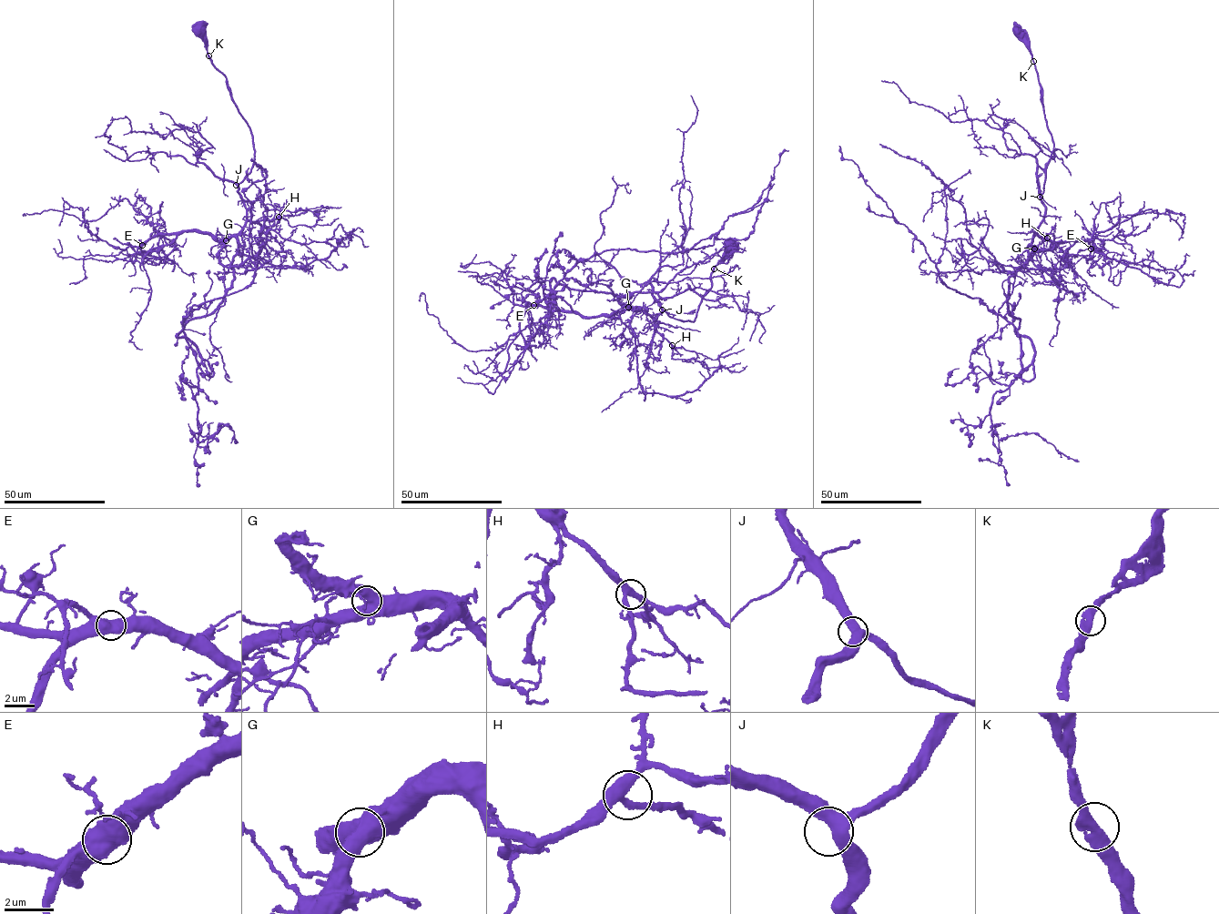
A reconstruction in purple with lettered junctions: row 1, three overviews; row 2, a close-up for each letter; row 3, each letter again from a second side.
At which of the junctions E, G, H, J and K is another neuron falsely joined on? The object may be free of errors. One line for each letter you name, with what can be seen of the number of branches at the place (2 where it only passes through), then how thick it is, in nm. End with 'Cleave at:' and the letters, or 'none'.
Cleave at: none

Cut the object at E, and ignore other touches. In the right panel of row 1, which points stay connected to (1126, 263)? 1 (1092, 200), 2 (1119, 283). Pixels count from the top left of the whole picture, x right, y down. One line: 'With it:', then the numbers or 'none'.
With it: none

